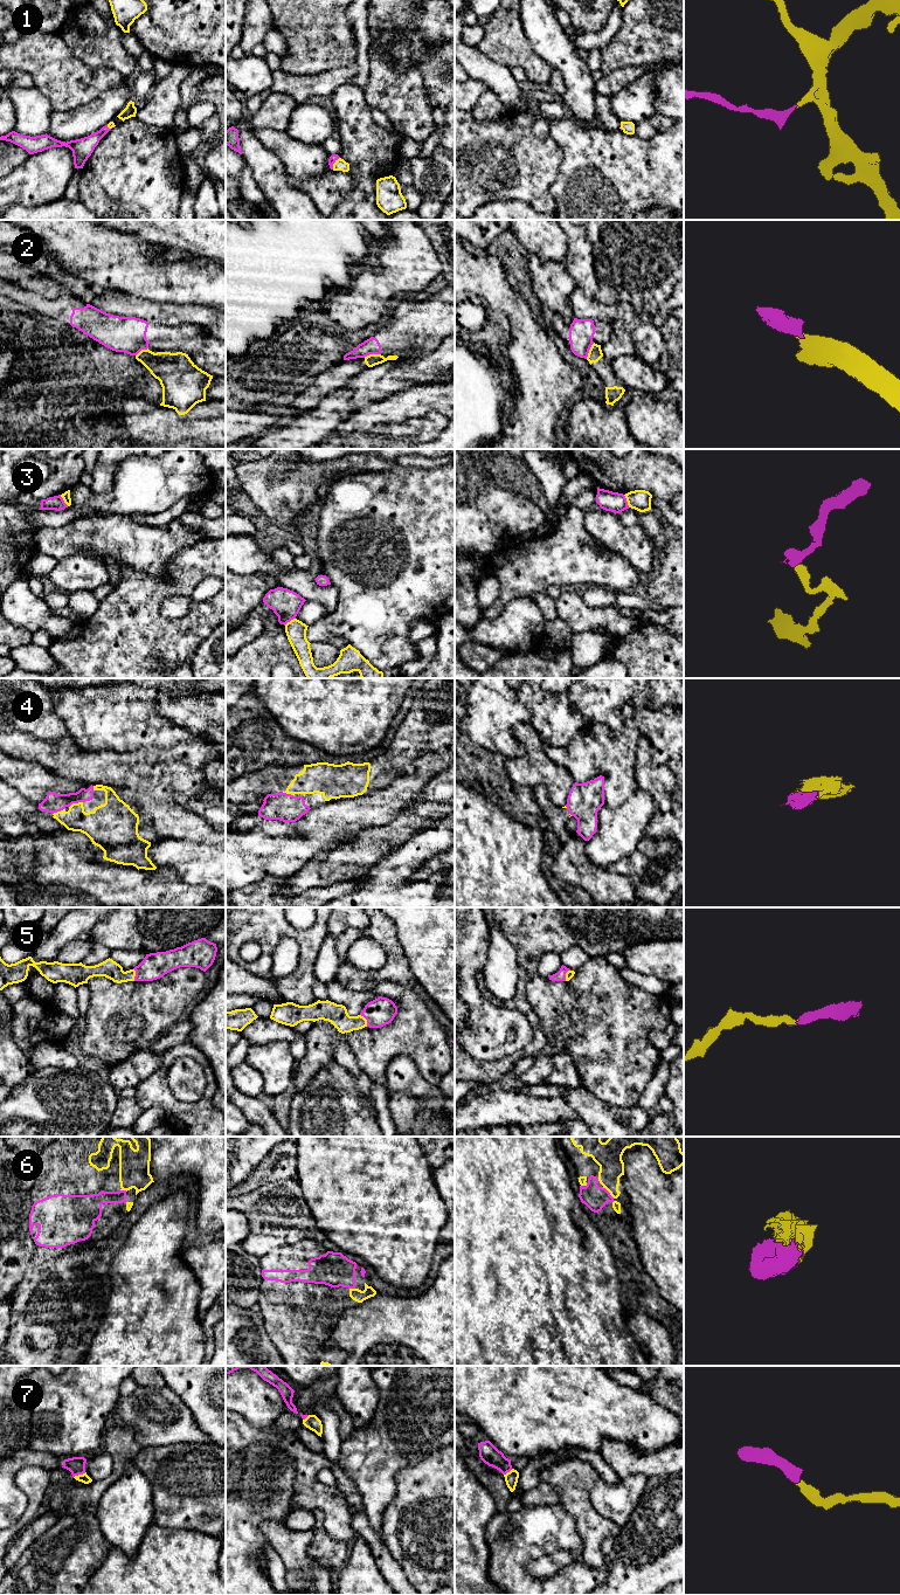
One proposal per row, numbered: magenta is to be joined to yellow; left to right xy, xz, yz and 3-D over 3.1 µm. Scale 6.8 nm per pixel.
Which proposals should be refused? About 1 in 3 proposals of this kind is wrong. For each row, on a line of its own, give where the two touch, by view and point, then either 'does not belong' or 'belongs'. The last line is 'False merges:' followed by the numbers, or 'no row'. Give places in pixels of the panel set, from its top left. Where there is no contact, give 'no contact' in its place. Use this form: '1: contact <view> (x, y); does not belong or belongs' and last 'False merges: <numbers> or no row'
1: contact xz (334, 163); belongs
2: contact xz (372, 354); does not belong
3: contact yz (627, 501); does not belong
4: contact xy (75, 803); belongs
5: contact xz (366, 1020); belongs
6: contact yz (608, 1190); belongs
7: contact xy (80, 1475); belongs
False merges: 2, 3

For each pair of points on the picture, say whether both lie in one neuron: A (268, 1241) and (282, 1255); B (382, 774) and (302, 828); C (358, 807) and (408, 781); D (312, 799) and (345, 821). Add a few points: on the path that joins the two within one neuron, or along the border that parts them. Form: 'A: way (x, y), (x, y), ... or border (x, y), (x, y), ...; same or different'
A: border (286, 1244), (274, 1248), (260, 1258), (248, 1254); different
B: border (374, 789), (362, 795); different
C: way (371, 807), (386, 803), (395, 794); same
D: border (361, 794), (338, 798), (334, 801); different

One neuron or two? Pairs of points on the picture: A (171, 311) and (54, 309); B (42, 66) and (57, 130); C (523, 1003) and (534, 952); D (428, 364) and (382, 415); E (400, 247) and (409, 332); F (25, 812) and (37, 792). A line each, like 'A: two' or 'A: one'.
A: two
B: two
C: one
D: two
E: two
F: two

